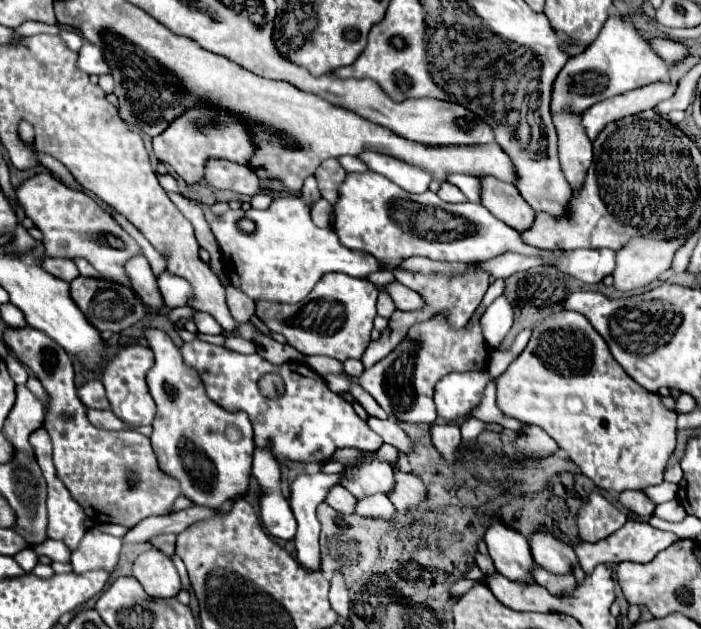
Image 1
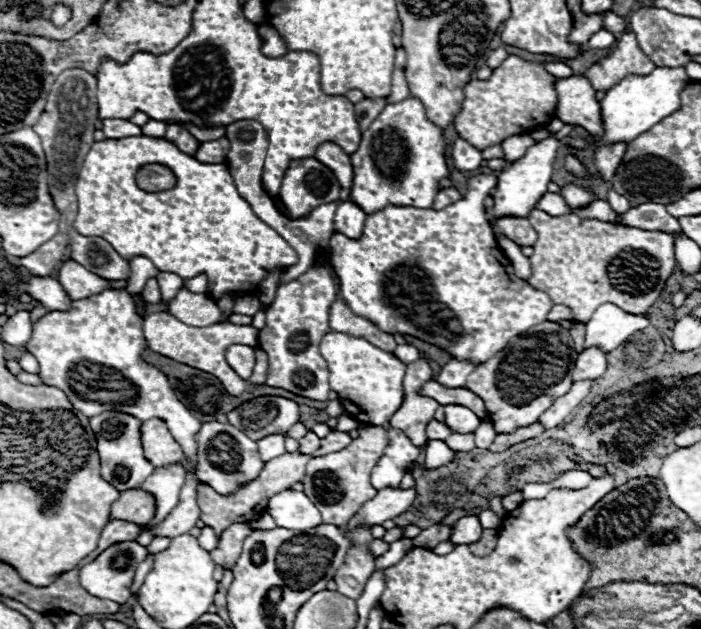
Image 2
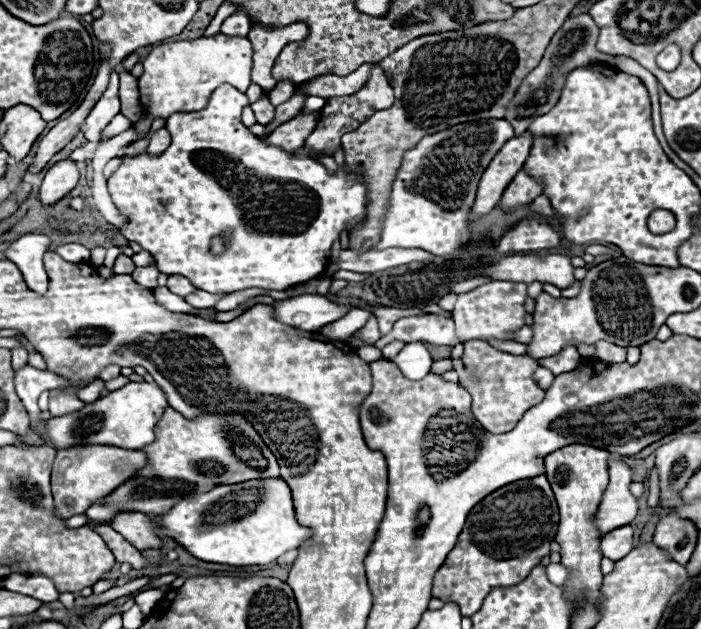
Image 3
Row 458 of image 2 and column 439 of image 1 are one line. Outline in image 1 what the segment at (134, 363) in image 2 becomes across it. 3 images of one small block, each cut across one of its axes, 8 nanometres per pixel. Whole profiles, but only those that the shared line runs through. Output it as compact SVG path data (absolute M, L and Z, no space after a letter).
M442 182L440 190L438 190L438 196L444 202L462 202L462 192L454 184L448 184L448 182Z

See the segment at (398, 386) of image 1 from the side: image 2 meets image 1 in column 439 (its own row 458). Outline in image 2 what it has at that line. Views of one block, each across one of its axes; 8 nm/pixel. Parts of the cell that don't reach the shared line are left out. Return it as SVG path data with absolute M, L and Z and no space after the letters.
M382 426L360 428L358 438L354 438L350 442L350 446L346 446L340 452L312 458L306 464L306 474L302 478L304 494L310 496L310 500L314 500L314 504L320 510L322 520L326 524L336 524L336 526L342 524L344 526L350 520L350 516L356 514L356 510L360 508L362 502L370 500L377 494L377 490L370 486L370 472L372 472L374 464L378 464L380 456L384 456L388 442L390 442L390 438L388 438L386 428L382 428Z

